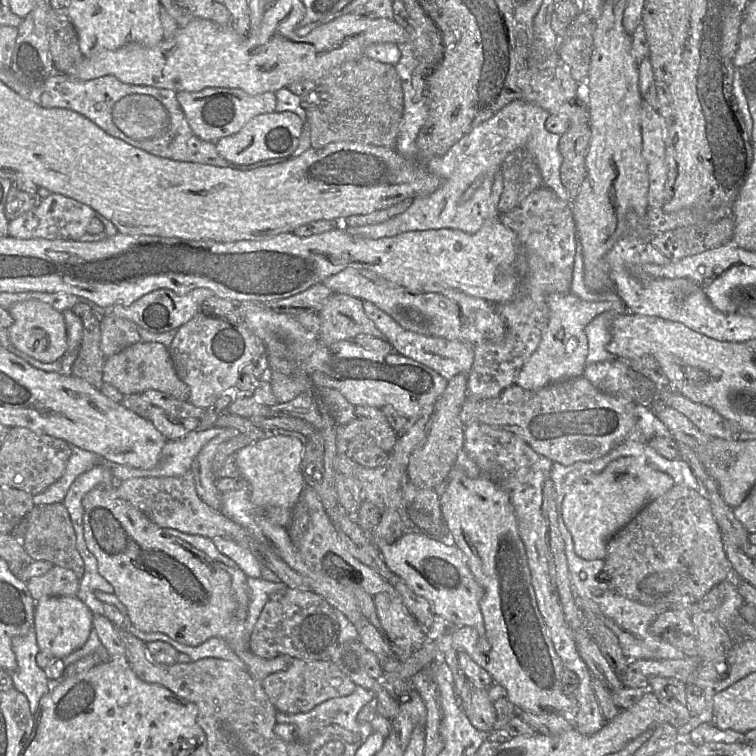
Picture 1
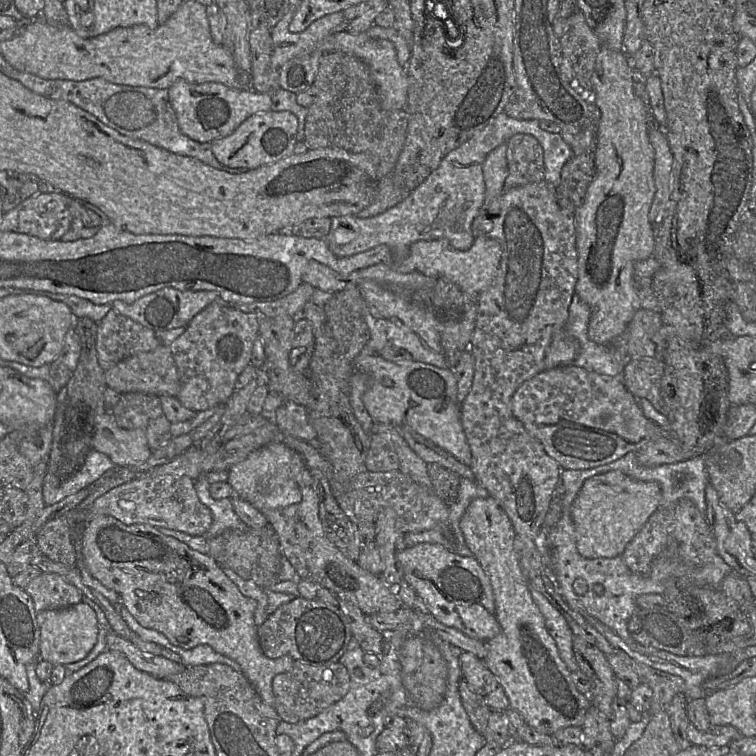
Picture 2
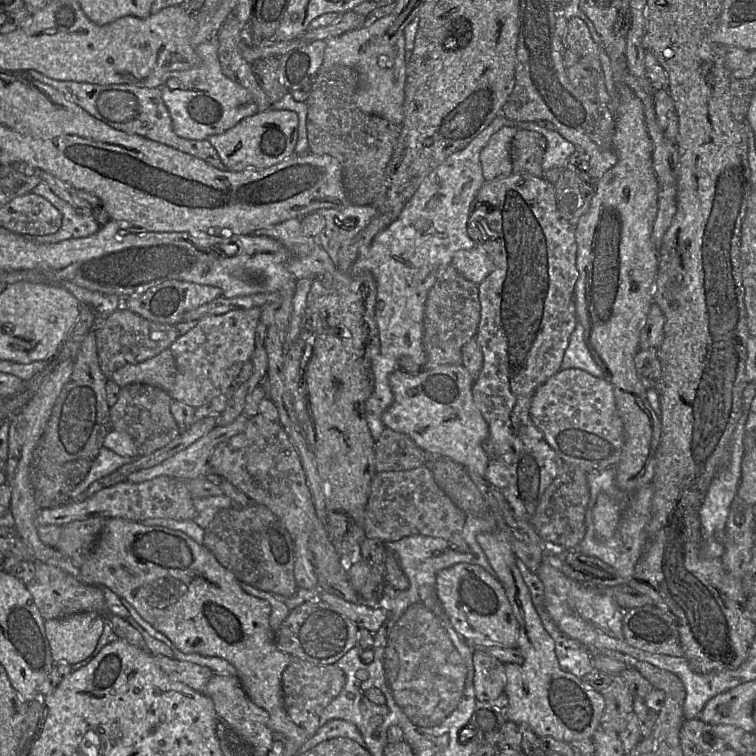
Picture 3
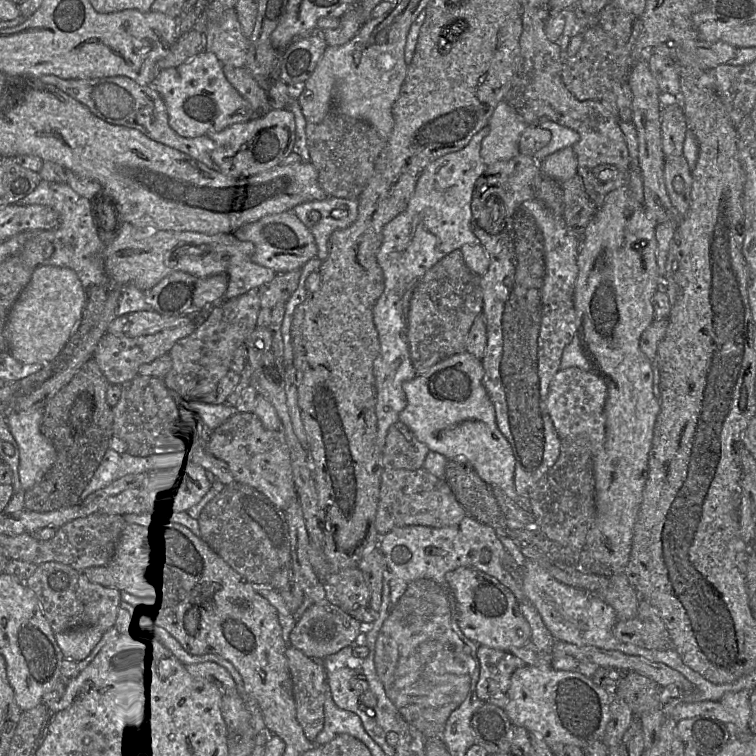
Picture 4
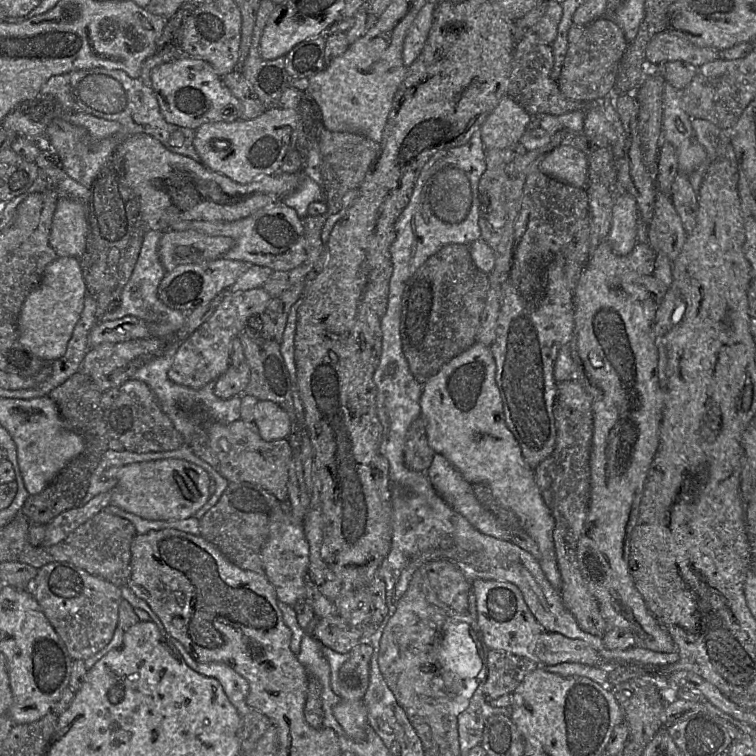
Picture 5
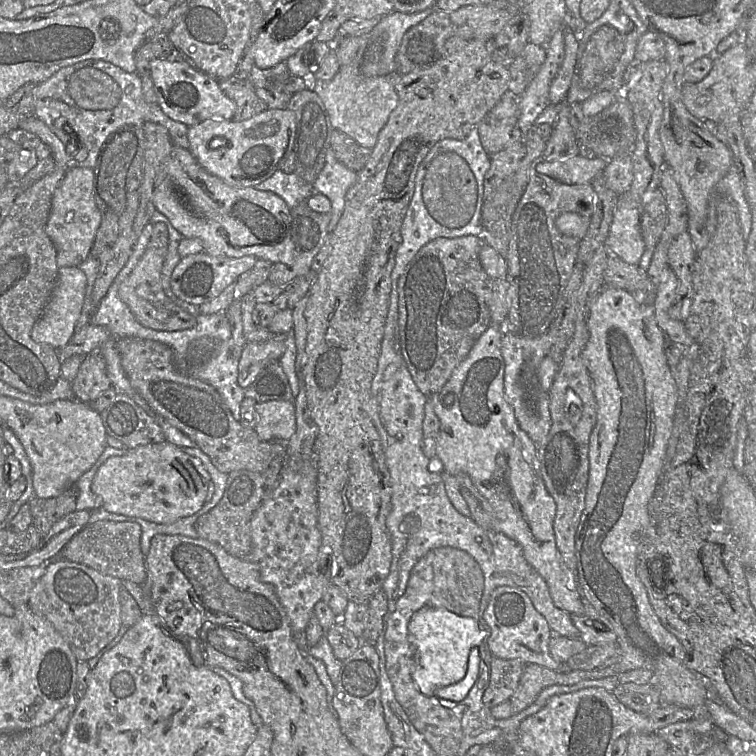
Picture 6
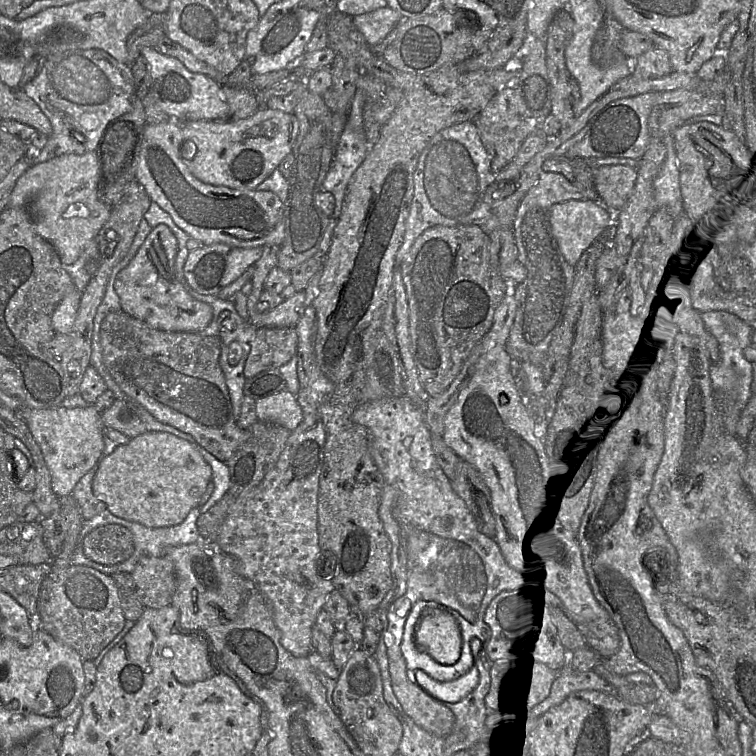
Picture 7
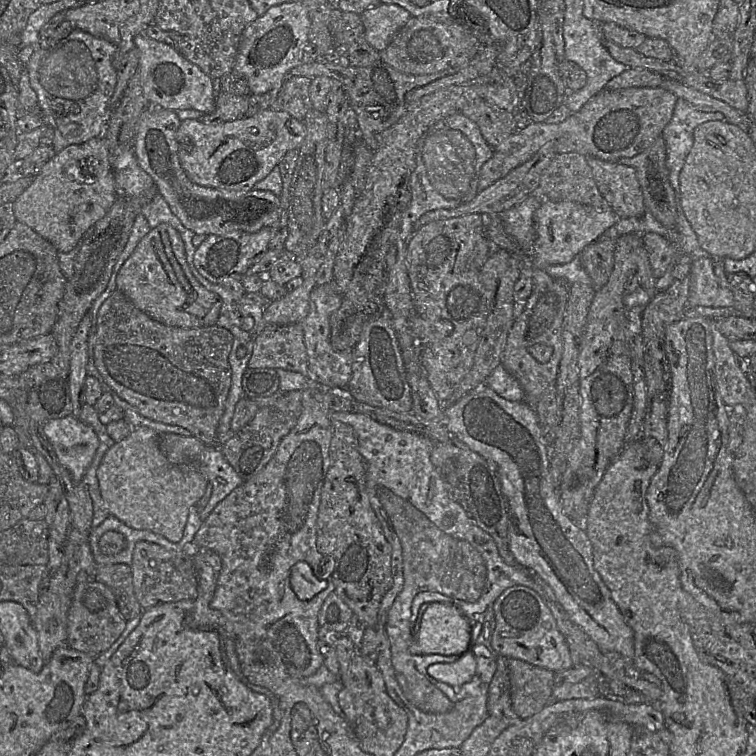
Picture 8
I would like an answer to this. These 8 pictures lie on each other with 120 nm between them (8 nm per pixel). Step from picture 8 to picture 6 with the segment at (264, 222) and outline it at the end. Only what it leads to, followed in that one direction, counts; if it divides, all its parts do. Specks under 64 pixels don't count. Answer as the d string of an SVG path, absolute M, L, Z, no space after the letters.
M173 146L168 159L158 169L153 203L184 238L199 238L212 256L239 258L254 256L271 263L291 264L294 244L291 239L291 214L285 201L276 194L256 187L235 187L208 173L188 149Z

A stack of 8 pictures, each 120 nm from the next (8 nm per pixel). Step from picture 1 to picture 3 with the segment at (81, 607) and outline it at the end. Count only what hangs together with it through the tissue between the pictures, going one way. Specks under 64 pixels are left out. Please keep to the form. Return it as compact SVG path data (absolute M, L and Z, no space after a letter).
M97 612L45 620L45 633L54 662L73 665L88 658L95 650L106 622L104 615Z

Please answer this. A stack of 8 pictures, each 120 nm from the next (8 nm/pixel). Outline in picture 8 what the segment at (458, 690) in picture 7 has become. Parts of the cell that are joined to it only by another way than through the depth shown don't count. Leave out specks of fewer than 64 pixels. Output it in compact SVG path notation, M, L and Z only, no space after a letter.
M471 650L466 651L467 657L456 663L435 663L427 667L427 674L438 682L452 687L460 687L469 682L476 672L476 659Z

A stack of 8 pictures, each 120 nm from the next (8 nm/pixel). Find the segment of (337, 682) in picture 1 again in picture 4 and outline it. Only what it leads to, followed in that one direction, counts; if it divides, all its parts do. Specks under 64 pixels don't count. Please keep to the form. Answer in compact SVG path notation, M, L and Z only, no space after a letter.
M287 647L286 657L292 679L296 717L306 738L314 741L324 727L327 672L322 661L313 660L294 647Z

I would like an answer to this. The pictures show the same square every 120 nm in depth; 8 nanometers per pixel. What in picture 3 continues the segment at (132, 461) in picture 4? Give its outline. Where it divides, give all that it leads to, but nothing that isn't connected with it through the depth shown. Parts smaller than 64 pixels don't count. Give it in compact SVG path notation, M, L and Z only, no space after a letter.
M101 447L86 478L73 490L72 501L86 499L81 498L81 494L84 493L94 481L107 476L133 459L135 458L120 456L106 447Z

